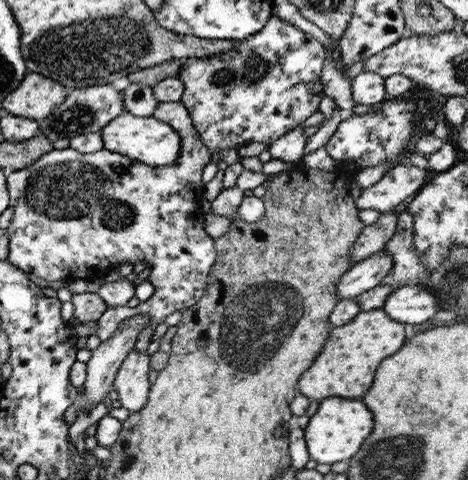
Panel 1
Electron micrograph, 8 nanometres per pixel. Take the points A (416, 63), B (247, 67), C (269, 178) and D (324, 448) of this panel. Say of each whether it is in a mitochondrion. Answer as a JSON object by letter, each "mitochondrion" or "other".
{"A":"other","B":"mitochondrion","C":"other","D":"other"}

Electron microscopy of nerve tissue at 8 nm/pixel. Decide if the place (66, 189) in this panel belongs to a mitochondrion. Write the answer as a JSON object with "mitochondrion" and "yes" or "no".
{"mitochondrion":"yes"}

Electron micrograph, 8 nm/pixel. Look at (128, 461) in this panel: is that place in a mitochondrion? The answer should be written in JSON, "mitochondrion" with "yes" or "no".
{"mitochondrion":"no"}

